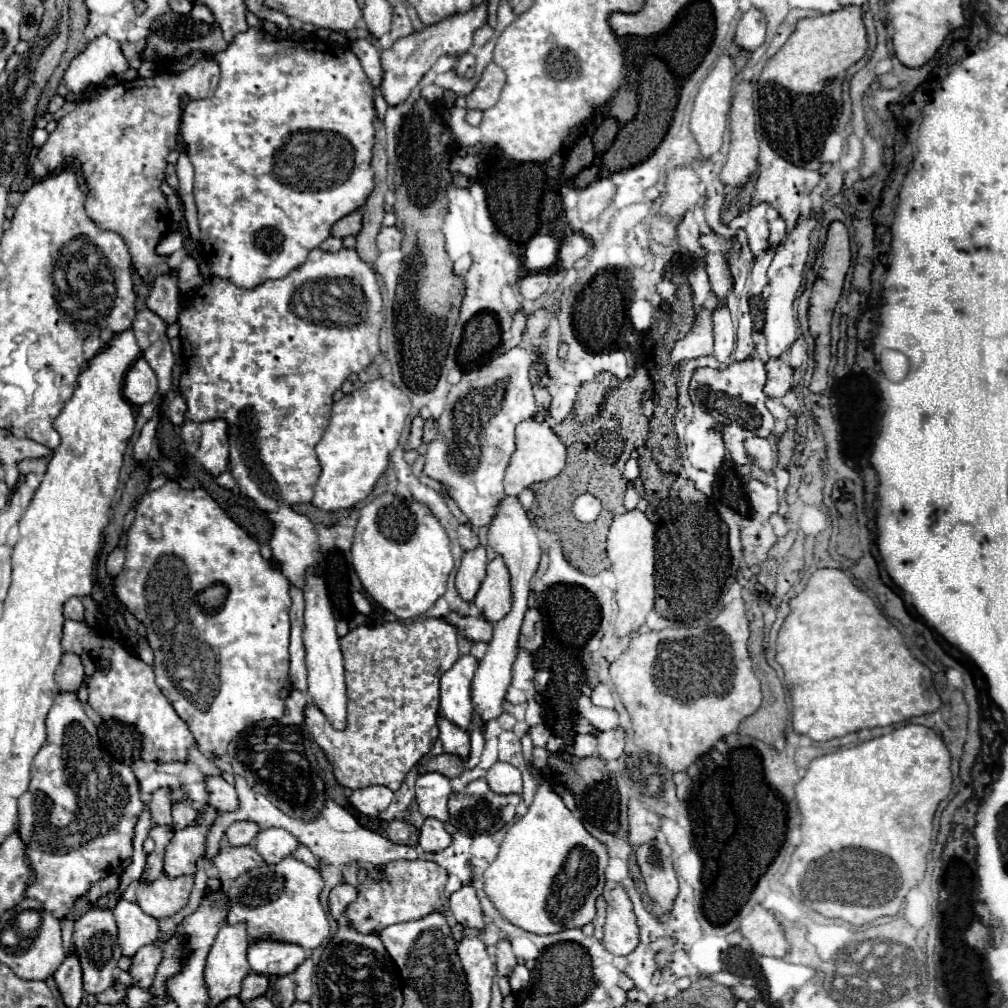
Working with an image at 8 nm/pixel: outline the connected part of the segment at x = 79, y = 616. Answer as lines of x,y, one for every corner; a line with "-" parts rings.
70,598
64,606
64,616
72,618
72,620
84,620
84,606
80,602
80,598

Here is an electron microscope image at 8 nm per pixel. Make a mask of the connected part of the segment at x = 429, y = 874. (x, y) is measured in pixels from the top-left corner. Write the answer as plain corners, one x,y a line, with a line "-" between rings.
394,860
378,870
378,874
380,880
374,880
368,876
366,868
358,870
358,898
344,910
350,928
362,934
380,934
390,924
420,920
432,912
440,912
448,900
444,888
448,872
432,860

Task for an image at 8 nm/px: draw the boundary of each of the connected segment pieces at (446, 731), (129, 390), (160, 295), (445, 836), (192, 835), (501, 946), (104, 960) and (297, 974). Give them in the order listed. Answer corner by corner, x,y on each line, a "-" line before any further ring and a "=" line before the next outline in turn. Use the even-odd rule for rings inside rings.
438,718
438,728
440,728
440,740
444,744
446,754
460,756
462,760
468,760
470,754
470,736
466,730
454,726
446,718
=
144,358
136,360
136,364
132,364
132,368
128,370
128,376
124,378
124,398
134,406
142,406
152,402
156,394
158,380
154,370
=
176,272
158,276
146,300
146,306
152,312
156,312
166,324
174,324
178,322
178,308
180,308
178,296
180,296
180,290
178,290
=
426,818
422,828
420,828
420,838
418,838
418,844
424,852
436,852
436,850
442,850
450,844
452,836
444,830
444,824
440,820
432,820
432,818
=
202,816
198,818
198,826
174,832
172,842
166,846
166,858
164,858
164,872
170,878
196,872
196,860
206,850
206,834
208,826
=
500,940
496,944
498,952
496,952
496,966
498,966
498,974
500,976
510,976
514,966
516,966
516,956
510,948
510,942
508,940
=
92,908
88,910
82,918
76,920
74,926
74,936
72,936
74,952
80,960
82,974
84,974
84,992
86,994
100,994
106,988
114,984
116,970
118,970
118,960
122,956
118,940
116,940
116,920
112,916
112,910
102,910
102,908
=
304,960
290,976
292,980
296,980
296,1000
304,1000
310,1002
312,996
312,972
314,972
314,964
312,960

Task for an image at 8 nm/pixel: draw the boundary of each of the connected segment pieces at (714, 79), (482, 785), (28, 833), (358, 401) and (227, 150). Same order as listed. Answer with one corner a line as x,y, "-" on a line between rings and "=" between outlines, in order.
720,56
712,72
706,76
706,80
700,84
700,90
694,100
692,116
690,116
690,132
700,148
702,158
714,156
720,146
722,146
722,136
728,124
728,112
730,112
730,100
732,100
732,88
734,88
734,78
736,78
736,68
730,60
730,56
=
474,780
470,784
466,784
460,792
452,794
452,800
448,800
448,822
464,836
468,838
476,838
480,834
496,834
502,826
506,826
508,822
514,820
516,816
516,806
522,802
520,796
500,796
494,794
488,784
484,780
=
62,692
56,696
46,716
46,736
46,744
32,762
30,788
18,800
20,822
16,830
26,844
26,856
36,876
34,884
26,888
26,896
38,900
46,912
52,912
52,916
62,920
94,882
110,876
132,856
134,826
144,810
144,804
140,800
138,780
132,768
118,760
114,762
110,756
102,756
96,726
84,714
82,702
74,692
=
384,378
368,382
336,402
332,408
330,424
322,440
316,444
322,474
314,484
312,506
316,506
318,510
334,512
352,508
354,504
364,500
372,492
380,474
386,470
390,452
398,444
408,412
410,398
=
248,28
246,32
238,34
224,52
214,56
216,64
220,66
220,82
216,92
204,100
192,100
182,114
182,138
186,142
188,156
194,164
194,200
198,210
198,222
202,232
202,246
206,252
206,260
210,266
212,276
230,280
238,288
256,288
266,280
284,278
290,270
298,268
306,258
308,252
318,248
328,236
340,218
346,214
360,210
374,188
374,174
370,168
372,158
372,144
374,144
374,92
372,86
362,70
360,60
348,50
340,48
322,40
268,40
262,28

